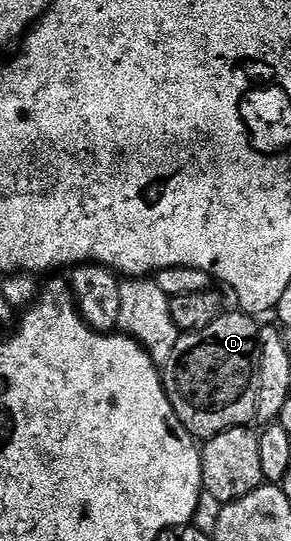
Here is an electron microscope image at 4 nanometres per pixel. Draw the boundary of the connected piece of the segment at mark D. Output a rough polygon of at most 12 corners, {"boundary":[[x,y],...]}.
{"boundary":[[261,326],[181,333],[166,395],[197,439],[256,421]]}

